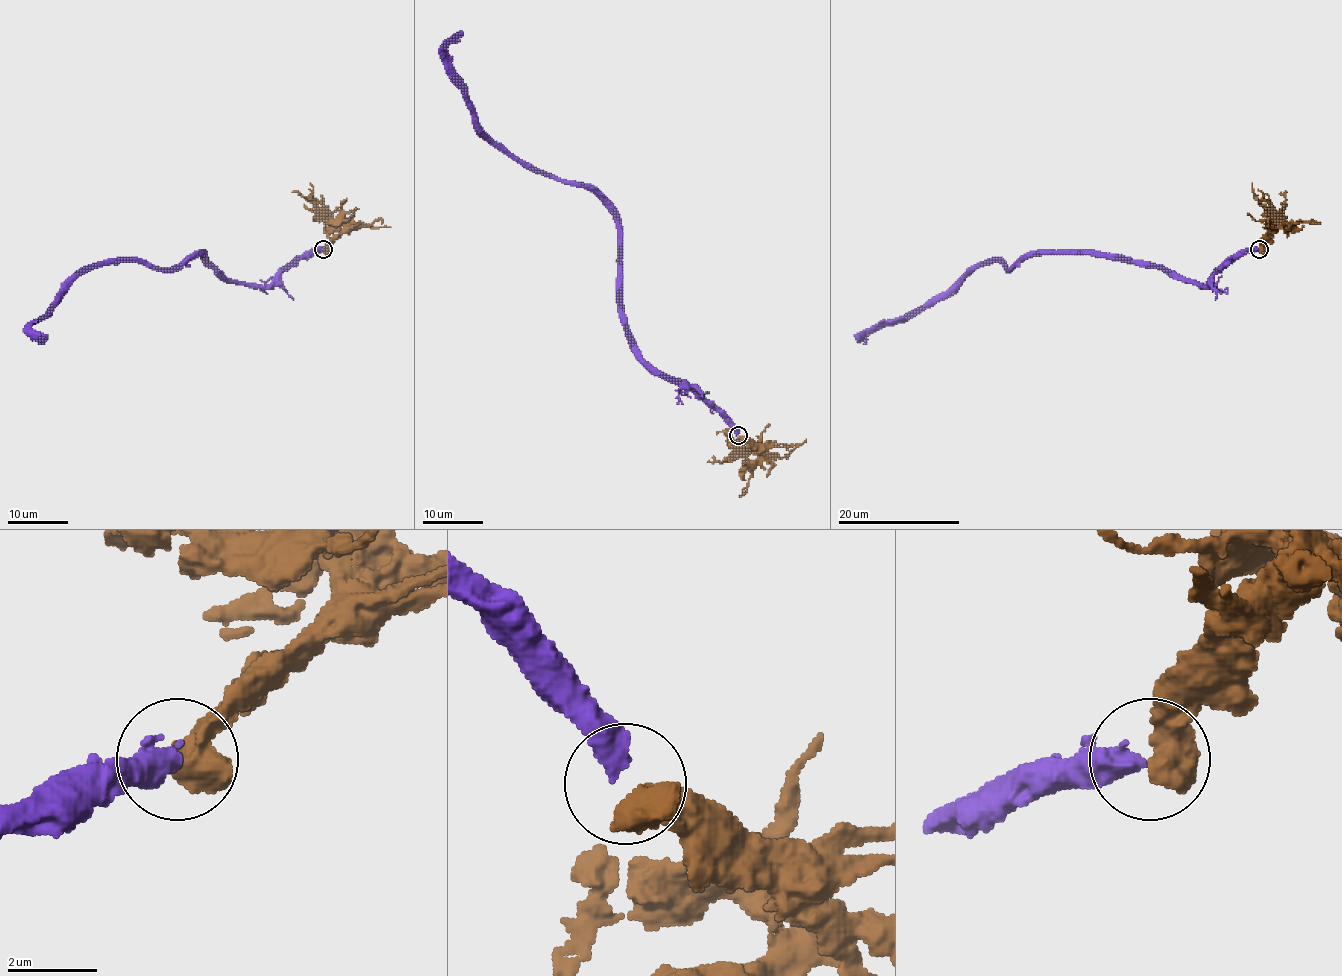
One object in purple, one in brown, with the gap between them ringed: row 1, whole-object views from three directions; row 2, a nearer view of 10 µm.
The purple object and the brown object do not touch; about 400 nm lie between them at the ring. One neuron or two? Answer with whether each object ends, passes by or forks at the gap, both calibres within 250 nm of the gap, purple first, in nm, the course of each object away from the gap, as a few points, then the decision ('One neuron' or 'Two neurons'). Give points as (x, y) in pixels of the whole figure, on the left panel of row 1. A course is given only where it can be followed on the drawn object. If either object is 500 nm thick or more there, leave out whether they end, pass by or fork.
Thickness 480 nm (purple) against 900 nm. Course of purple: (322, 249), (296, 257), (267, 286), (229, 281), (204, 254), (170, 268), (91, 265), (31, 325), (47, 338). Course of brown: (324, 249), (342, 231), (342, 222), (313, 201), (310, 183). One neuron

